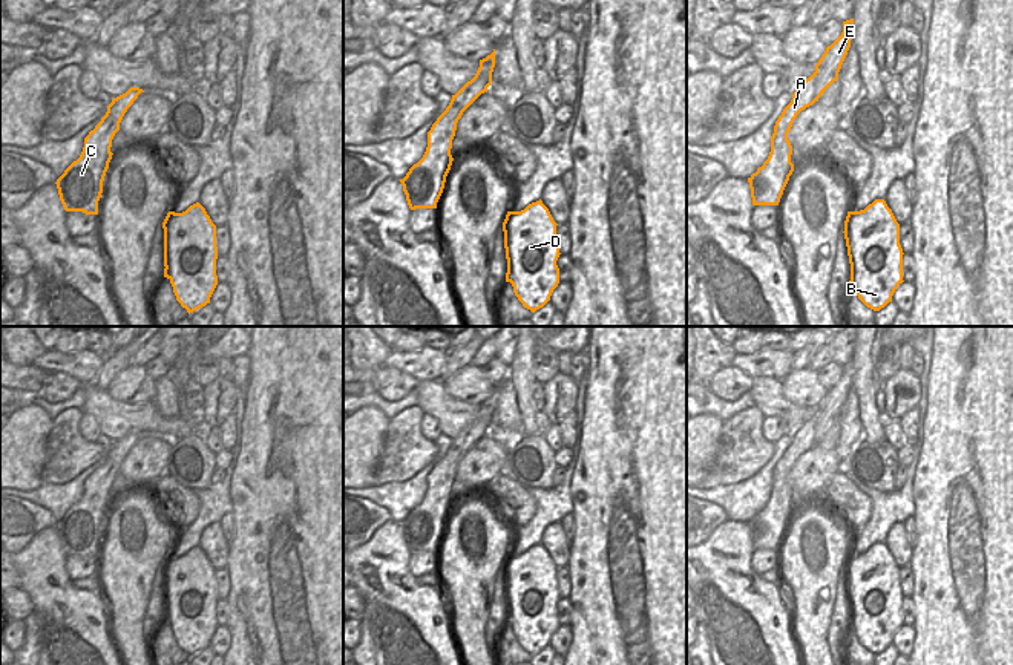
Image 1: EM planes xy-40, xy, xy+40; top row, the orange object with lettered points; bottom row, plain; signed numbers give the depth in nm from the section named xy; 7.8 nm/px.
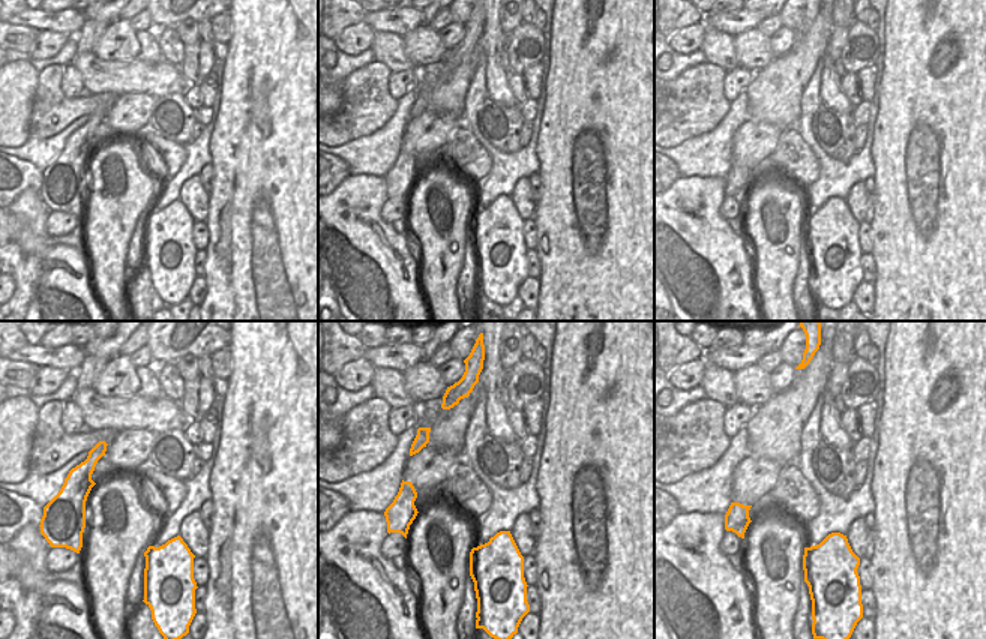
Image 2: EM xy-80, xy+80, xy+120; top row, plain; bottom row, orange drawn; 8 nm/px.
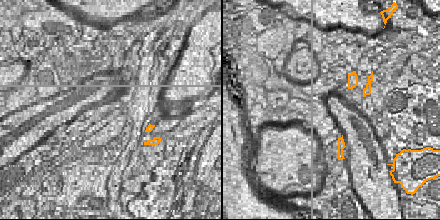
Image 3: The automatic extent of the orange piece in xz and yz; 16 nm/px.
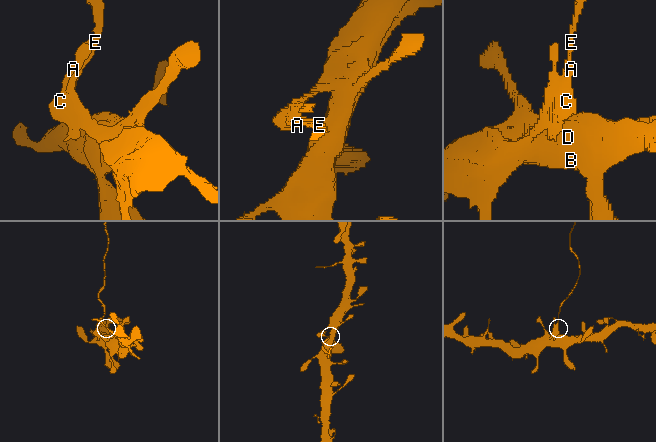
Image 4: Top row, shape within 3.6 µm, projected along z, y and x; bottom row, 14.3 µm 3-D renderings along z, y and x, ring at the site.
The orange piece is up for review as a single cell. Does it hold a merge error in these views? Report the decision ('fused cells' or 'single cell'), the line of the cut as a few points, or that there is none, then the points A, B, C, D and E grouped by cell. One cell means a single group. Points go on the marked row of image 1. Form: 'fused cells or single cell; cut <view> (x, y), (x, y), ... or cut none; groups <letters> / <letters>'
fused cells; cut xy+40 (814, 72), (816, 88), (822, 92); groups A B C D / E

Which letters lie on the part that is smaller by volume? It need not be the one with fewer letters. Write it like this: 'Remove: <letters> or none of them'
Remove: E

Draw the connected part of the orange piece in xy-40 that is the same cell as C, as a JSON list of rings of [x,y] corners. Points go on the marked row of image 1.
[[[143,89],[112,100],[106,115],[84,138],[84,147],[77,161],[57,179],[60,201],[66,211],[98,215],[98,201],[103,193],[103,181],[112,159],[112,139],[120,130],[120,123]]]

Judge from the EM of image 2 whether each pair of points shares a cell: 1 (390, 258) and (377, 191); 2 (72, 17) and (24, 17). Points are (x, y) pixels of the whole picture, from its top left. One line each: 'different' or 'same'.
1: same
2: same

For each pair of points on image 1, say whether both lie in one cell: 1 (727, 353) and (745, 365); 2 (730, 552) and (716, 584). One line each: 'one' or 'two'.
1: two
2: one

